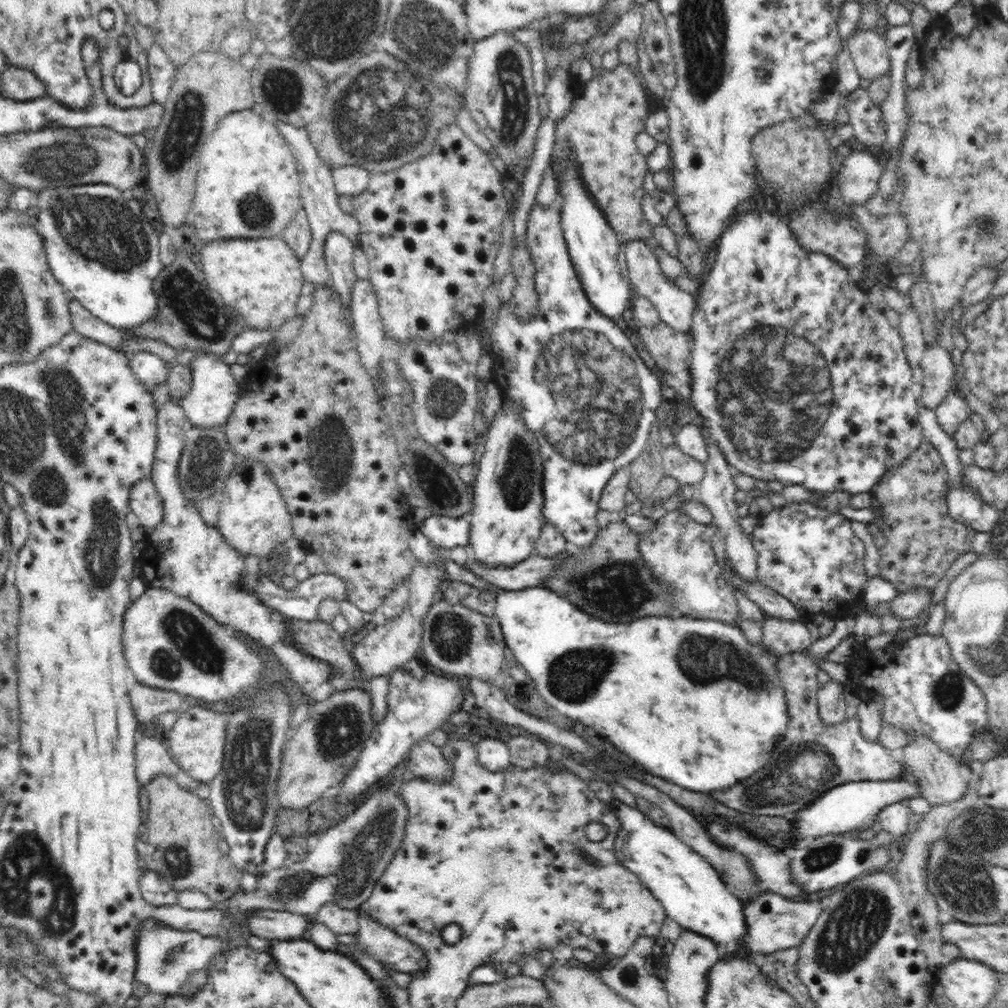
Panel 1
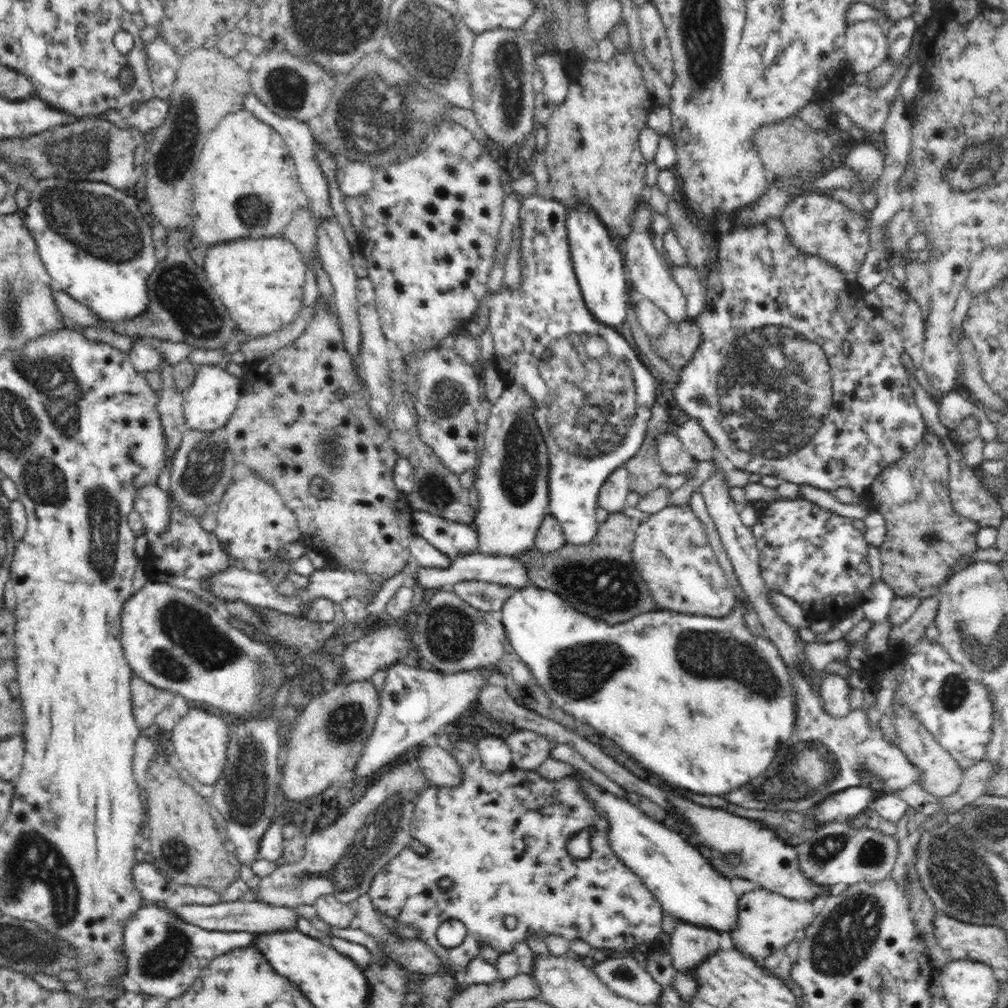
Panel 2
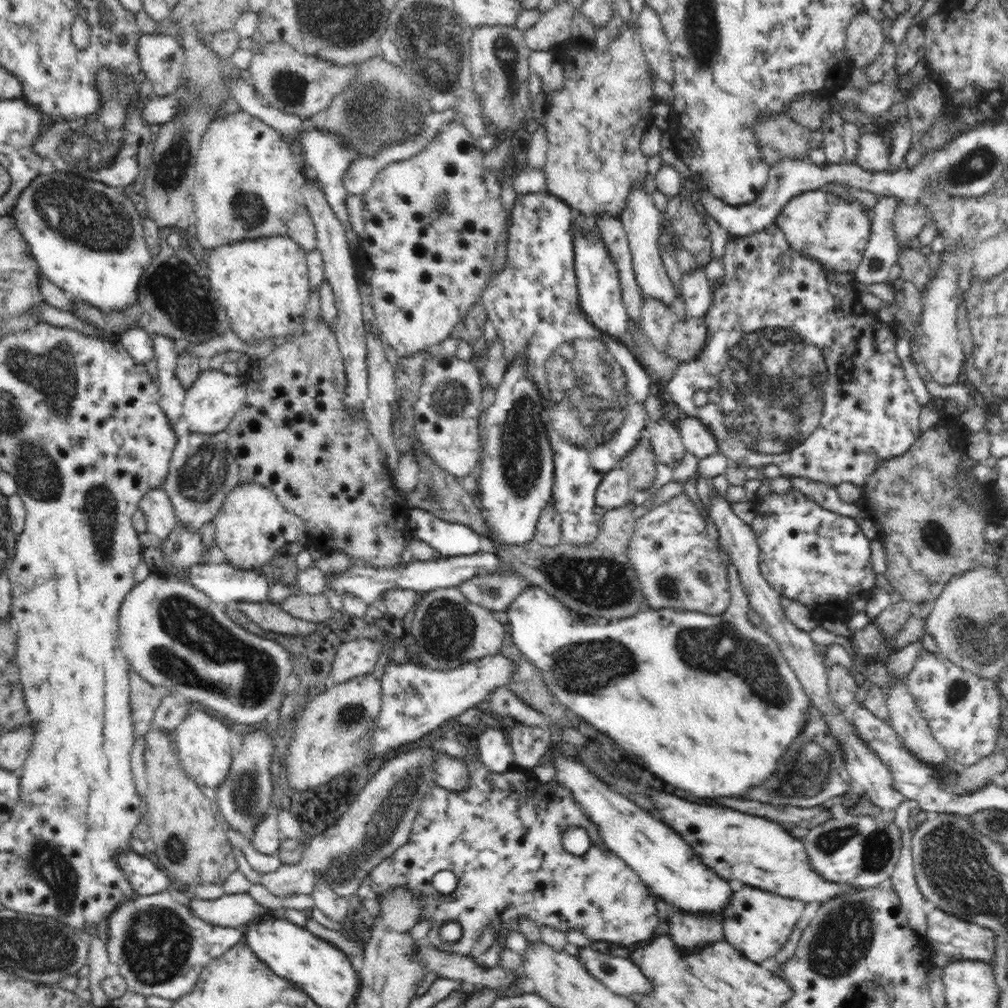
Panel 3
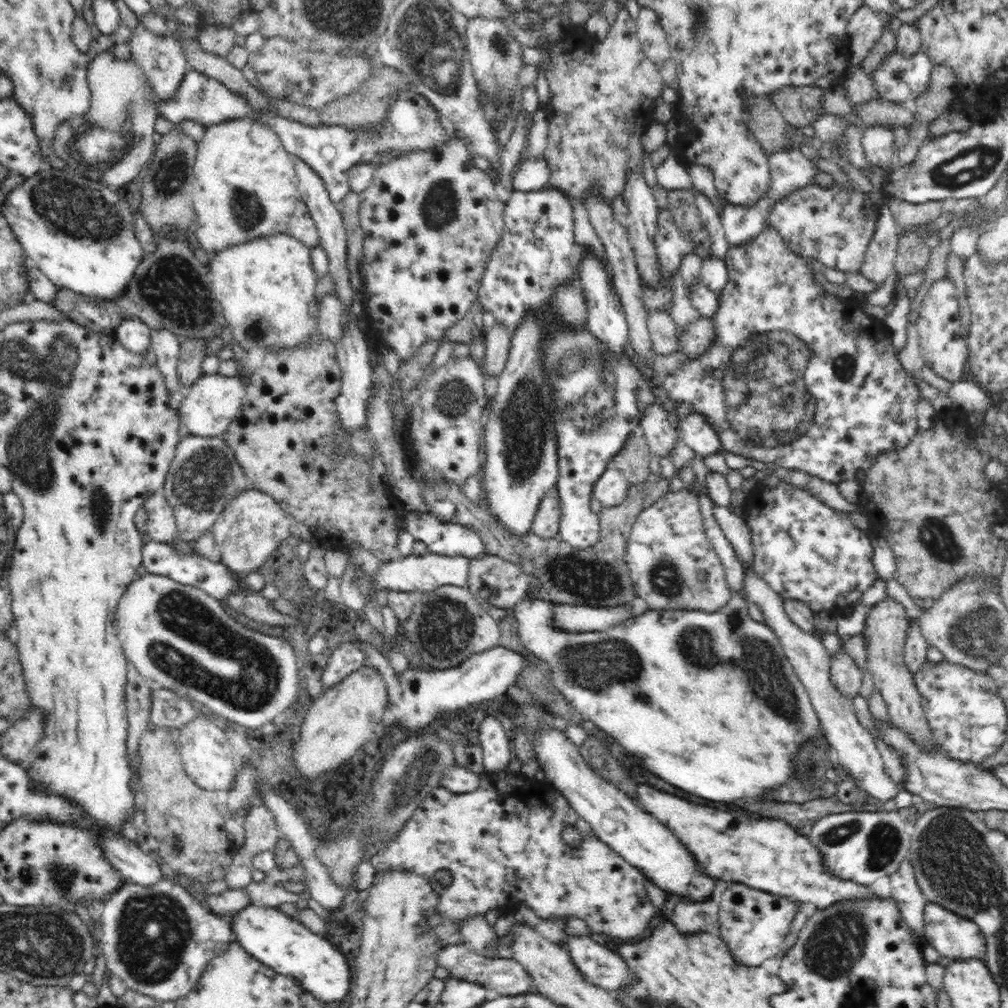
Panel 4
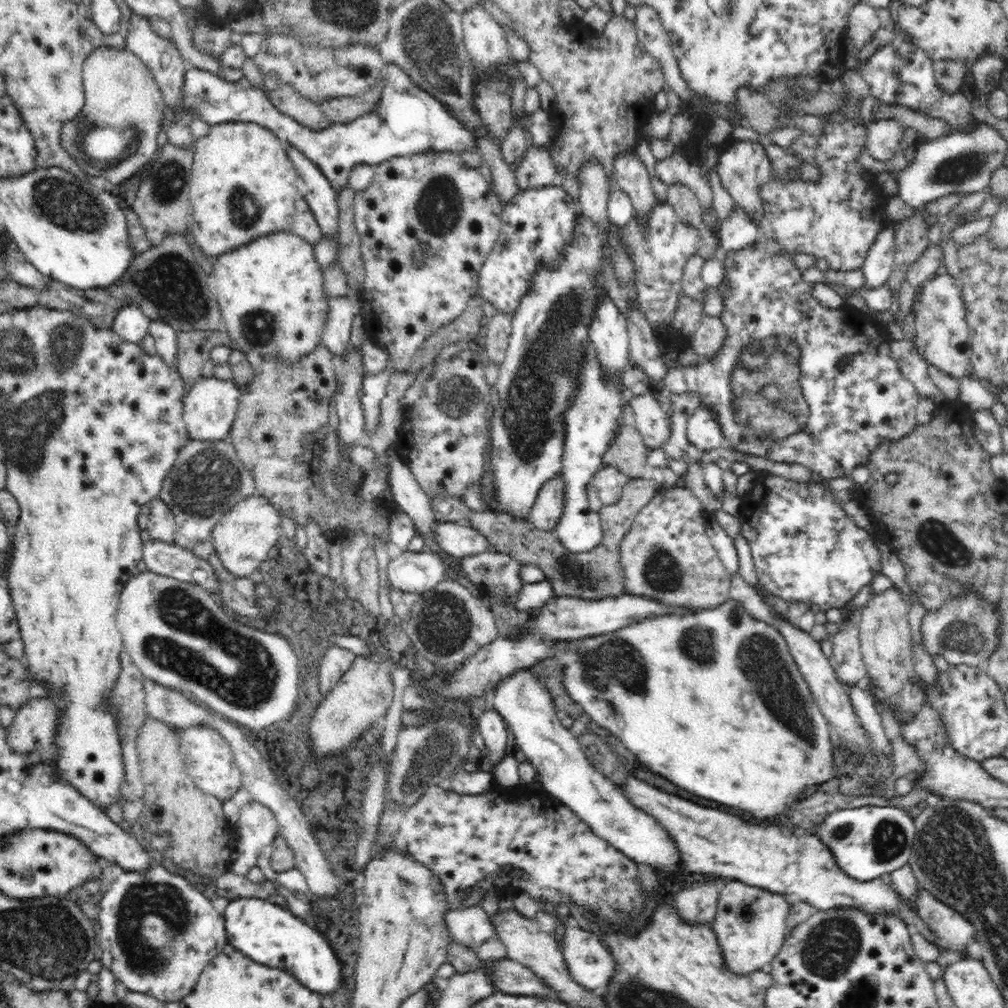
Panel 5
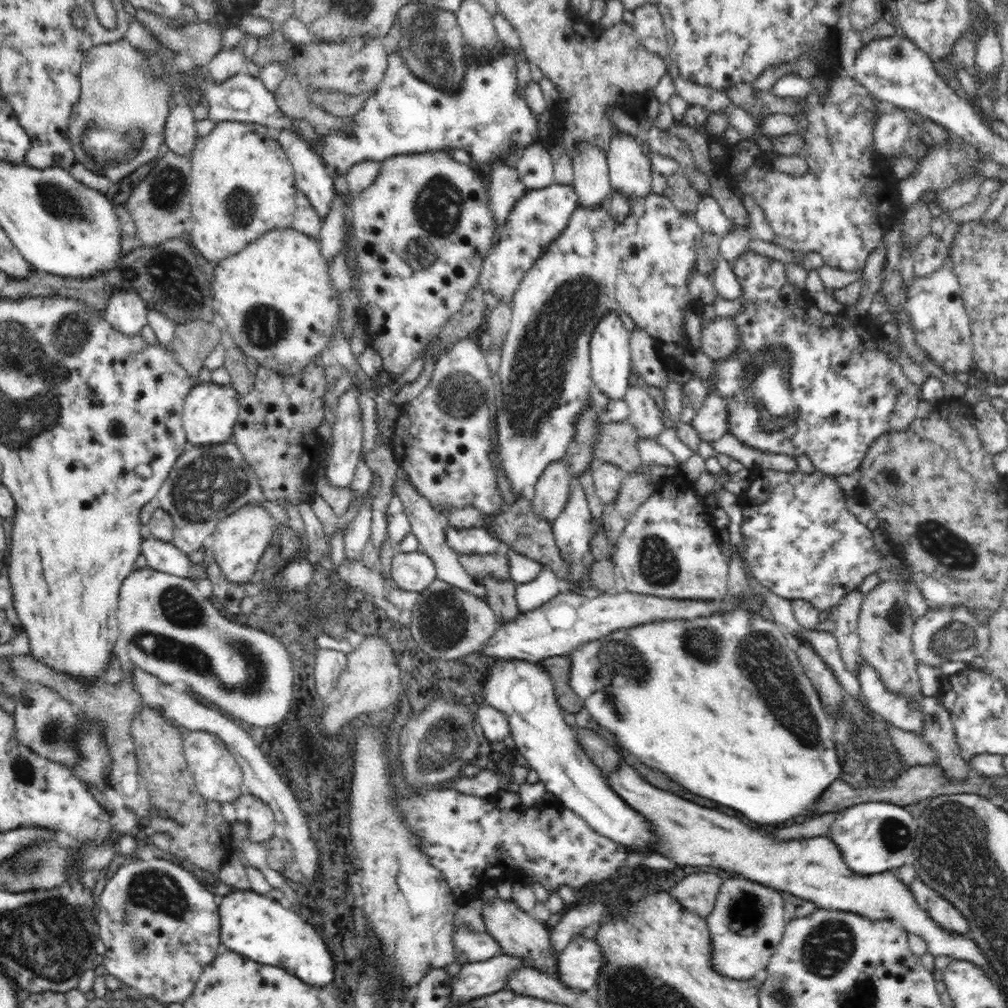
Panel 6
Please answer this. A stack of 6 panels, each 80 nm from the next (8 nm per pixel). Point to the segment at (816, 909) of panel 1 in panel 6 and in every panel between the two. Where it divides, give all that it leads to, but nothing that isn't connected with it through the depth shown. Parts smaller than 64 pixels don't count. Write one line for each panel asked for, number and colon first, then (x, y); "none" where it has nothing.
2: (767, 922)
3: (757, 923)
4: (753, 924)
5: (750, 924)
6: (747, 922)

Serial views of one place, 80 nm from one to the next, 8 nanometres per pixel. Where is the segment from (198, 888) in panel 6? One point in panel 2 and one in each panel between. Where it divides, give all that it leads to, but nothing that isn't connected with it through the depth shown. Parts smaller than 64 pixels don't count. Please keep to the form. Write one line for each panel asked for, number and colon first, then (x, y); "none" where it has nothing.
2: (164, 955)
3: (160, 948)
4: (159, 939)
5: (157, 932)

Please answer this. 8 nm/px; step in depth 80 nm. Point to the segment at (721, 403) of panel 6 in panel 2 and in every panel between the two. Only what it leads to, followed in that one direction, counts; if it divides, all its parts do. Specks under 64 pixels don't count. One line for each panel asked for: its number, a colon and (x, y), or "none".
2: (694, 438)
3: (698, 440)
4: (695, 431)
5: (703, 431)

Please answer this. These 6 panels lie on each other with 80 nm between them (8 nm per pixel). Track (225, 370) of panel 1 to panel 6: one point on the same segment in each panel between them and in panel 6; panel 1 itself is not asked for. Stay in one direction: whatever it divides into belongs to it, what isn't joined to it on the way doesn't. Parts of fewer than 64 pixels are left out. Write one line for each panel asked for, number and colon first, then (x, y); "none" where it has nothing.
2: (210, 402)
3: (211, 402)
4: (212, 402)
5: (209, 409)
6: (210, 411)

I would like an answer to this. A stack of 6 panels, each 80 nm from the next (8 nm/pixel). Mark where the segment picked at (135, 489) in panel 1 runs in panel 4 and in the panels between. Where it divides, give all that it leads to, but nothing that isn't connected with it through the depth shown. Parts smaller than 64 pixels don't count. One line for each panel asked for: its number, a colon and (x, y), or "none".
2: (153, 504)
3: (159, 513)
4: (161, 526)

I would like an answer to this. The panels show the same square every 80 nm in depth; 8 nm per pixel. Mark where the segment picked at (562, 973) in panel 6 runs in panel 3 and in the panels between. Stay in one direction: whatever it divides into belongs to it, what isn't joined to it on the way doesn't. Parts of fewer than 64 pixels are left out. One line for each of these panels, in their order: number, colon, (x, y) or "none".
3: (620, 975)
4: (601, 966)
5: (590, 963)

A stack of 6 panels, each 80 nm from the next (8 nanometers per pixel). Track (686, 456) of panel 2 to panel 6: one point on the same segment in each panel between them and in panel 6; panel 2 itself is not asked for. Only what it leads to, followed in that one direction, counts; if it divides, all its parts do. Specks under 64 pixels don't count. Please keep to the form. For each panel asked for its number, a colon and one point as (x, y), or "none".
3: (665, 439)
4: (661, 436)
5: (647, 416)
6: (645, 417)

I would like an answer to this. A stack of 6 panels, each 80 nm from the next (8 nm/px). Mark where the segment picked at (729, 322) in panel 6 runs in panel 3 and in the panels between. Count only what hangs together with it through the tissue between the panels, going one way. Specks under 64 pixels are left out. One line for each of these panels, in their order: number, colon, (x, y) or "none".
3: (688, 337)
4: (695, 339)
5: (708, 338)

